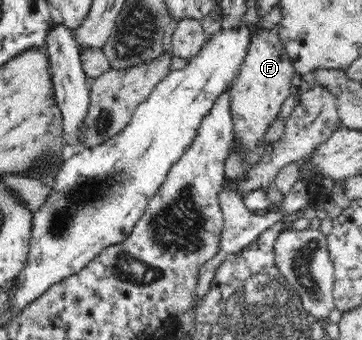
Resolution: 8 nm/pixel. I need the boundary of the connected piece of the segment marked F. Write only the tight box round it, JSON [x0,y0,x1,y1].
[231,26,298,151]

